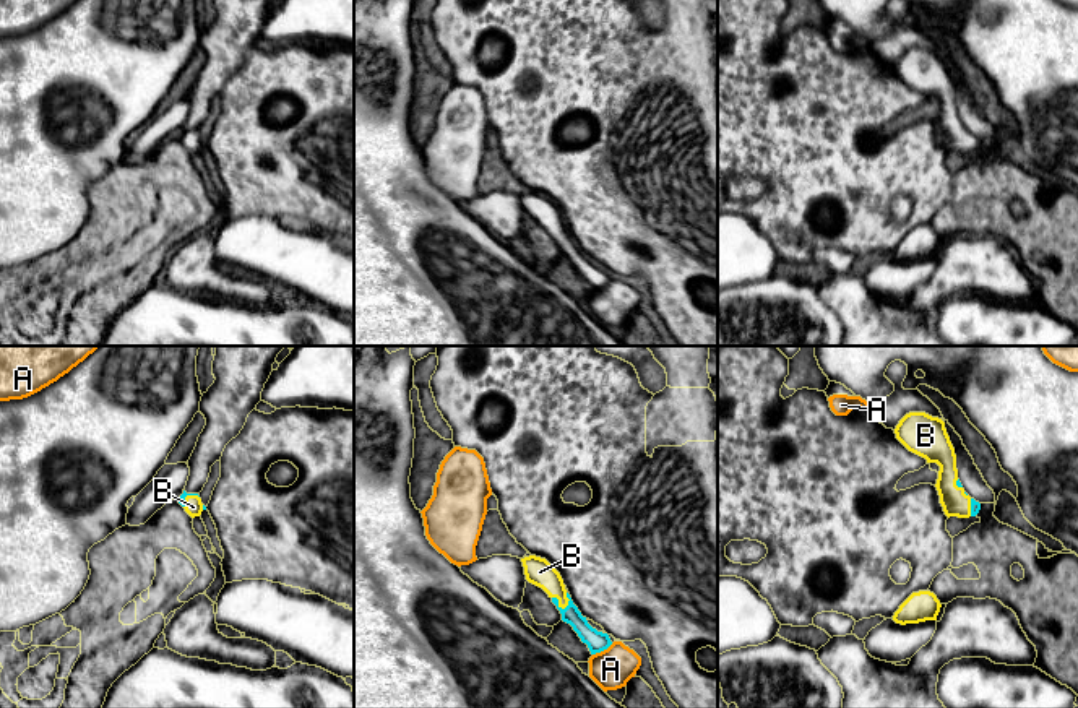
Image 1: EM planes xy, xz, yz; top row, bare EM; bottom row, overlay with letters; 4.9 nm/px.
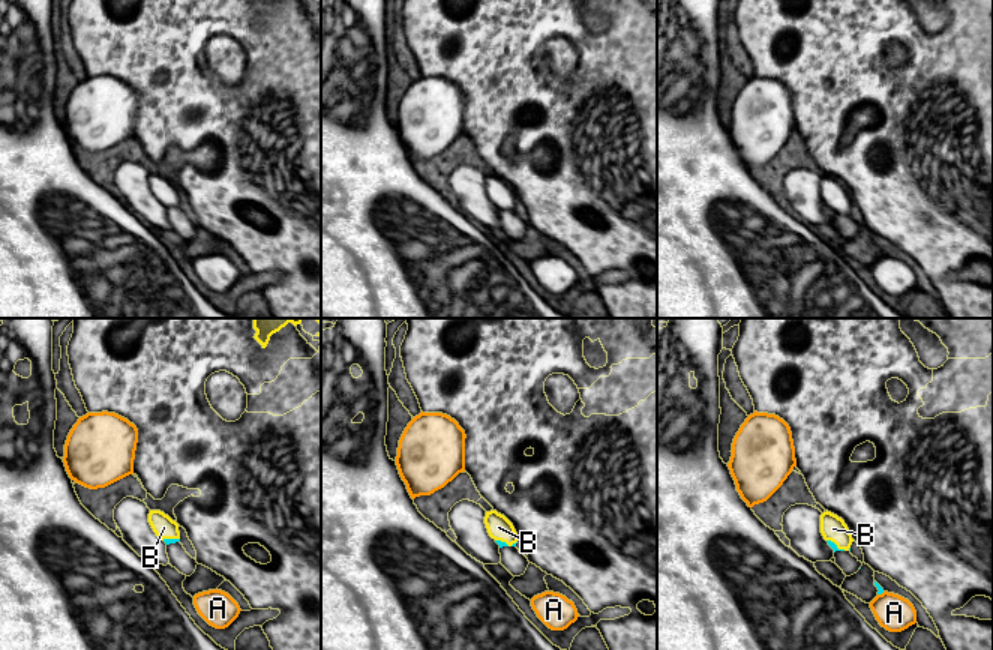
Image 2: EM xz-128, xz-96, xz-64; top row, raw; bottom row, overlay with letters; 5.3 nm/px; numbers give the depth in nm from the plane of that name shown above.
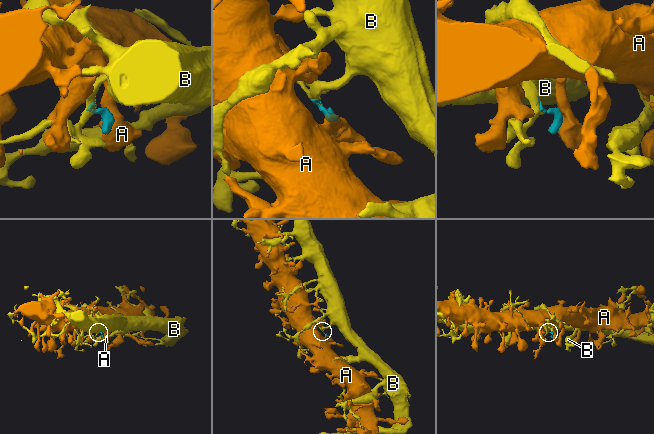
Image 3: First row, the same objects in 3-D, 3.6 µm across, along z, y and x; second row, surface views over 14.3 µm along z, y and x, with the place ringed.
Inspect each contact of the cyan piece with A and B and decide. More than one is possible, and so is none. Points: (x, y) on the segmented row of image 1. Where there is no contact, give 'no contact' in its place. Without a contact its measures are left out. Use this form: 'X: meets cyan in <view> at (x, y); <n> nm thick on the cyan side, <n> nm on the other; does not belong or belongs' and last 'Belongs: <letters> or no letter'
A: meets cyan in xz at (603, 650); 100 nm thick on the cyan side, 200 nm on the other; does not belong
B: meets cyan in xz at (560, 608); 100 nm thick on the cyan side, 140 nm on the other; belongs
Belongs: B

